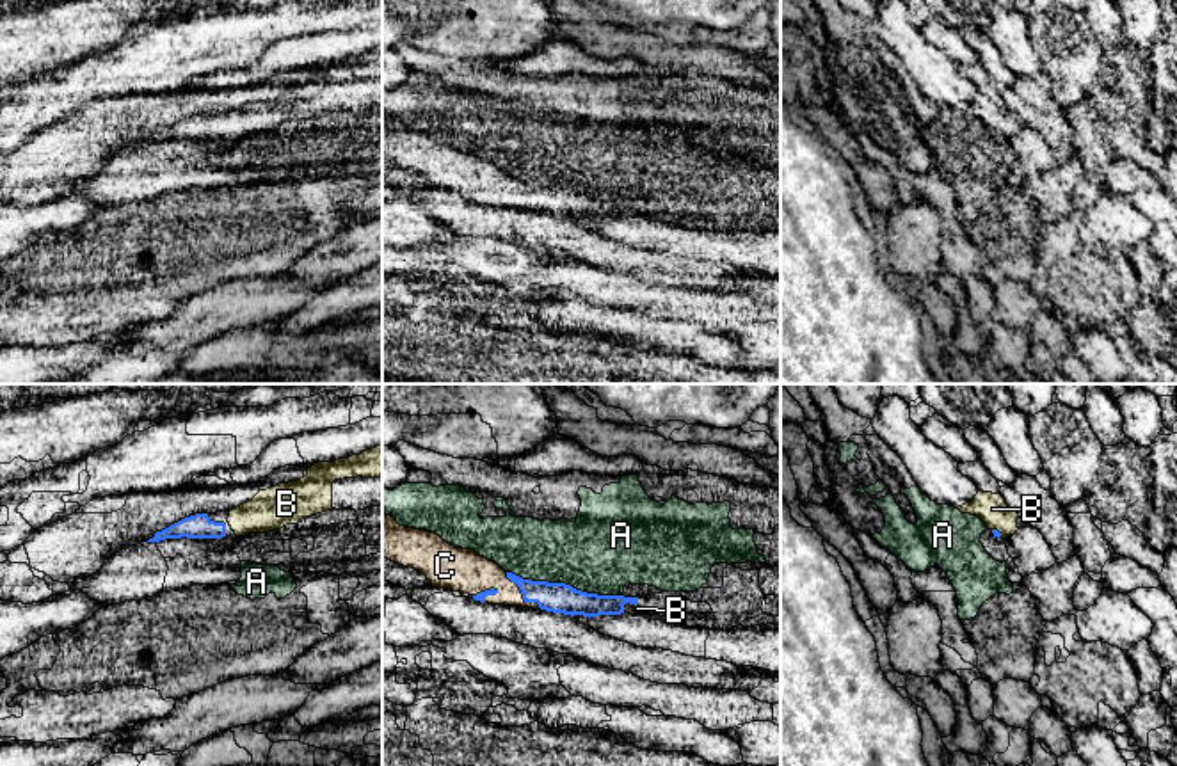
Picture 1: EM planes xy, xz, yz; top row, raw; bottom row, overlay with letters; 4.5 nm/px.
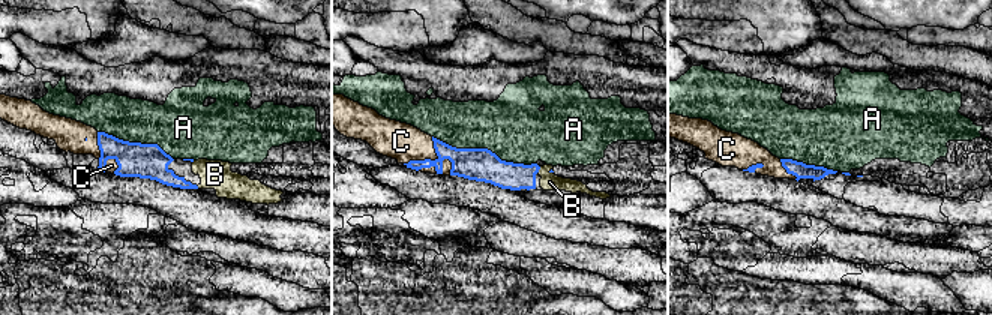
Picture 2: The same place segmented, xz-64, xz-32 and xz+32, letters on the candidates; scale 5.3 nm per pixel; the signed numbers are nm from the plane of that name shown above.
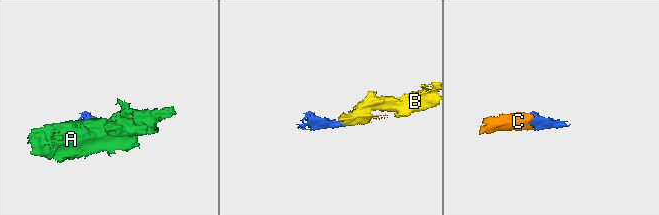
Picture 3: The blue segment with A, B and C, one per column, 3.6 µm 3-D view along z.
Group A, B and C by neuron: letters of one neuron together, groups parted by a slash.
A / B C

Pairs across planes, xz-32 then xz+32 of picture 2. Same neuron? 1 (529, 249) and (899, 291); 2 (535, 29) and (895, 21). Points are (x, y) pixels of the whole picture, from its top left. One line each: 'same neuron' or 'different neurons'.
1: different neurons
2: different neurons

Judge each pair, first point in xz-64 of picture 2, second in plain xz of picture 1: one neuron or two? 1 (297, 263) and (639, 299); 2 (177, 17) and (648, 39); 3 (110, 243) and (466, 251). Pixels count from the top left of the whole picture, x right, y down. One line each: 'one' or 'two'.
1: one
2: one
3: one

